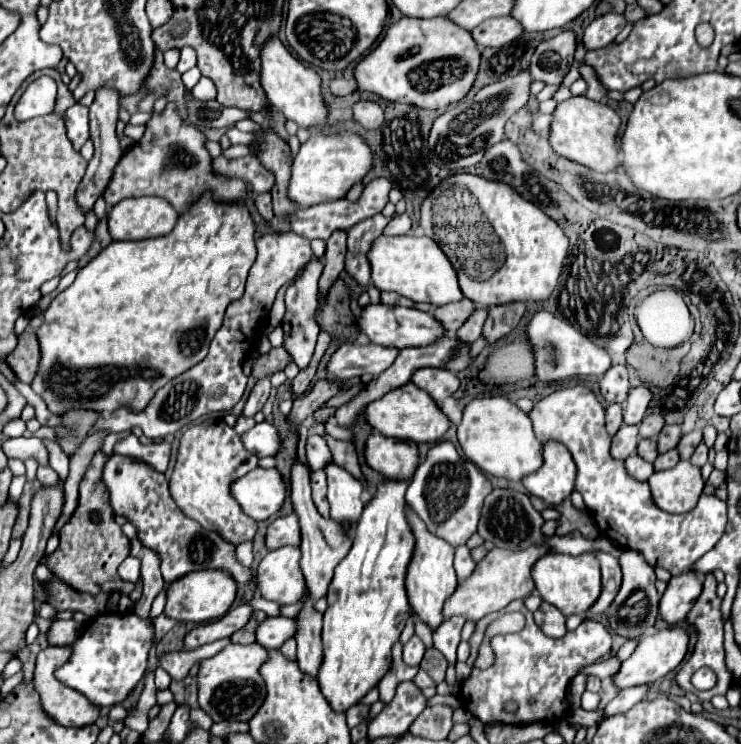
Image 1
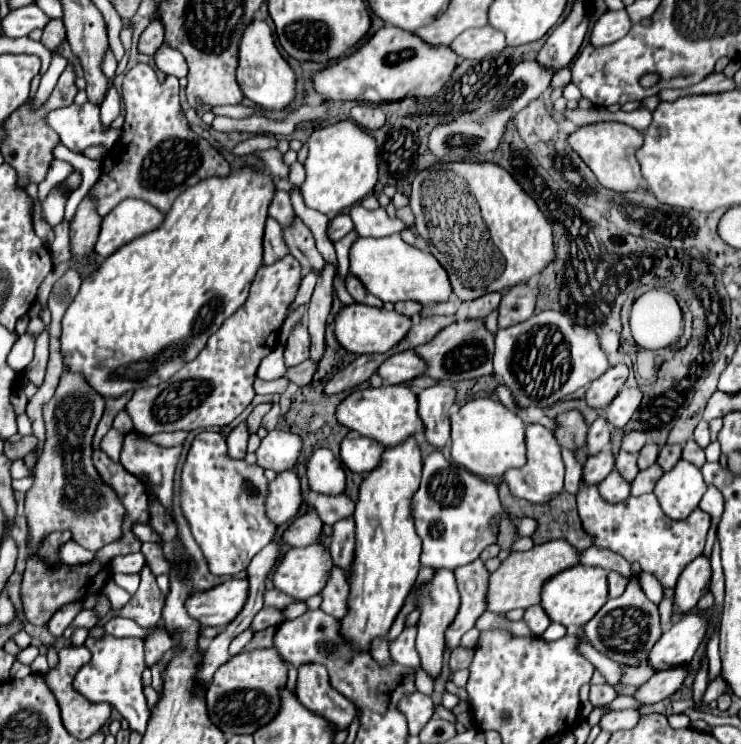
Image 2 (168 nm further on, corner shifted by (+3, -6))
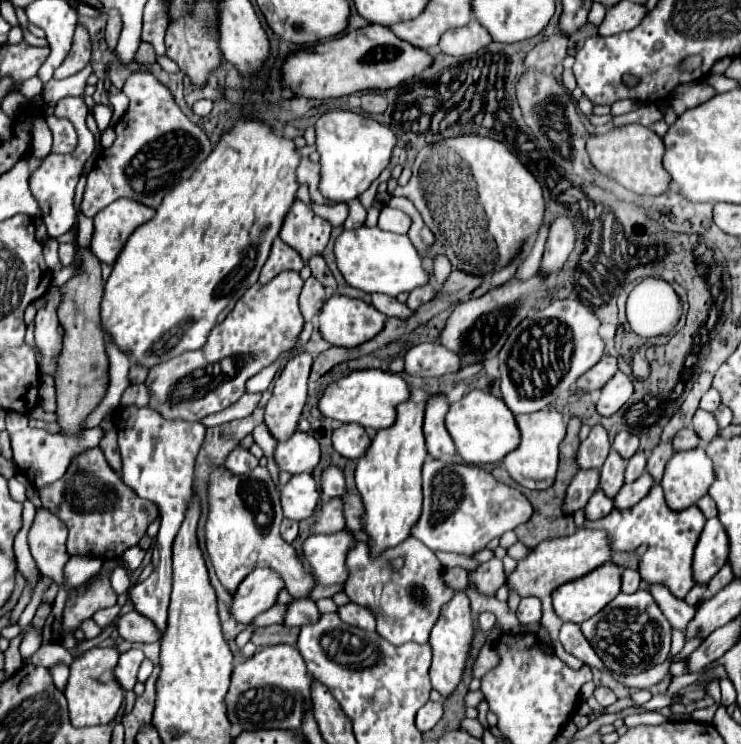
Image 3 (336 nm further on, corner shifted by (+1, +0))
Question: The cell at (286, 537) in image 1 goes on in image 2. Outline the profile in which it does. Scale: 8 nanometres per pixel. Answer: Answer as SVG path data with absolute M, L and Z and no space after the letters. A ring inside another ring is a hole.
M310 510L308 514L296 518L290 528L284 532L284 542L288 546L310 546L310 544L318 544L320 536L322 536L322 526L324 522L320 520L316 510Z

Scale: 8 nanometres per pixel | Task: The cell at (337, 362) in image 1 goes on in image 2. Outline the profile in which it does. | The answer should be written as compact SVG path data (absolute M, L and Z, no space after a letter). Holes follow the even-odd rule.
M406 350L390 356L378 368L378 374L384 378L384 384L406 384L418 376L424 376L424 360L420 360L414 350Z

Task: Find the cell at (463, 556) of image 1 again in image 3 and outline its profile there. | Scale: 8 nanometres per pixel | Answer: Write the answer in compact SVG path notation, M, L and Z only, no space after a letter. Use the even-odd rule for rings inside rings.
M492 558L484 564L480 564L476 570L468 574L470 584L484 596L496 596L496 590L504 584L506 574L502 570L502 560Z

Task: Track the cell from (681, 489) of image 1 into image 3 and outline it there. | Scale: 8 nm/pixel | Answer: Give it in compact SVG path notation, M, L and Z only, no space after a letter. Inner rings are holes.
M698 446L686 452L674 452L666 464L660 486L664 488L666 504L672 510L684 510L708 494L712 482L712 462L706 456L704 446Z

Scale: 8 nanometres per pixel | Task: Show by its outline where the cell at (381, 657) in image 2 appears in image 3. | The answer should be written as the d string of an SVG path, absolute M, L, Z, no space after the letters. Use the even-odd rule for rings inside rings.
M348 602L344 606L338 606L338 616L346 624L352 624L352 626L358 626L358 628L364 626L366 630L374 630L374 626L376 626L374 614L368 608L356 604L356 602Z

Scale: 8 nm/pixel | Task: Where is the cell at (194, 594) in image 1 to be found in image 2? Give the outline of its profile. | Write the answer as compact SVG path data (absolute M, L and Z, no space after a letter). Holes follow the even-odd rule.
M232 578L208 592L194 592L186 602L188 614L202 626L228 626L244 608L248 598L248 578Z

